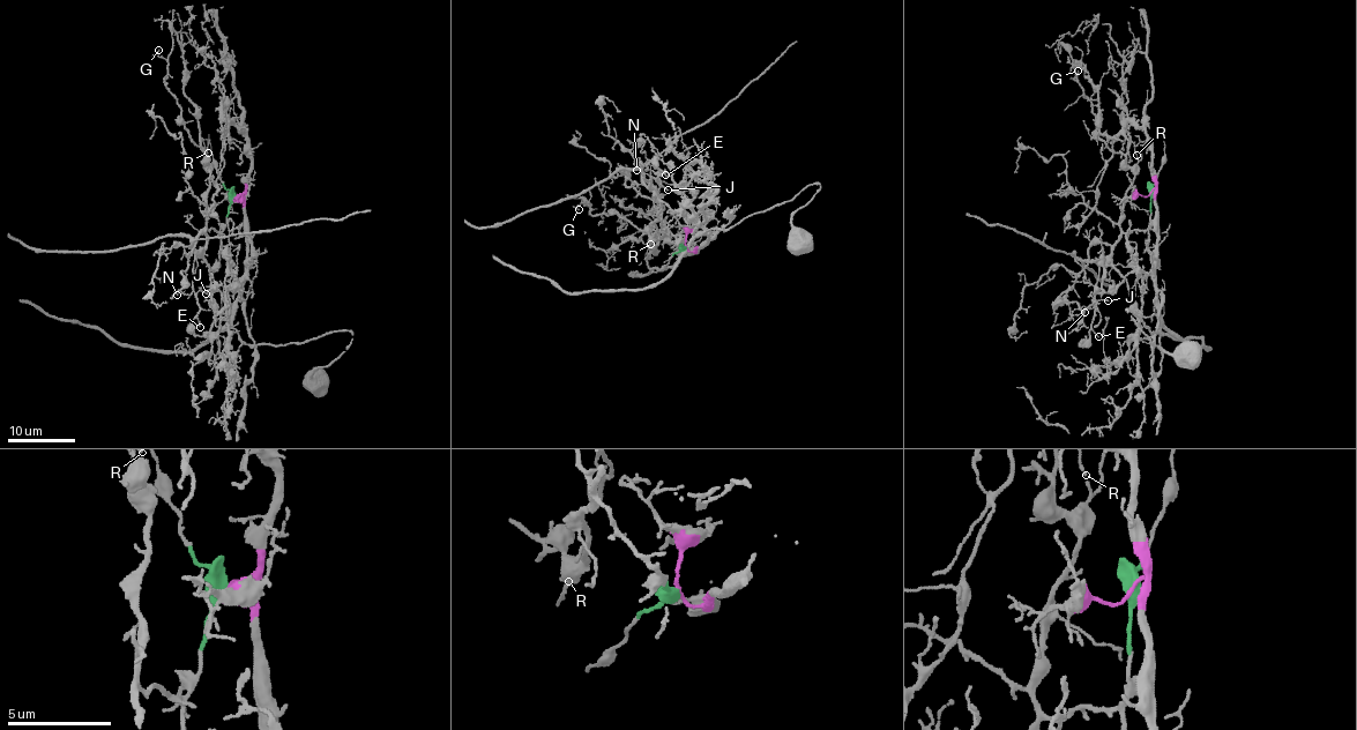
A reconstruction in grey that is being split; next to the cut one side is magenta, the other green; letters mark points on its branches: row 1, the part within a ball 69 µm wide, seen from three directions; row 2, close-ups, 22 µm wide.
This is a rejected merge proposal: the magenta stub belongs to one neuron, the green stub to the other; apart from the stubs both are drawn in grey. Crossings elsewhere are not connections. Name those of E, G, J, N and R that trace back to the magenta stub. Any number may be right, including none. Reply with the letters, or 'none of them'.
none of them

